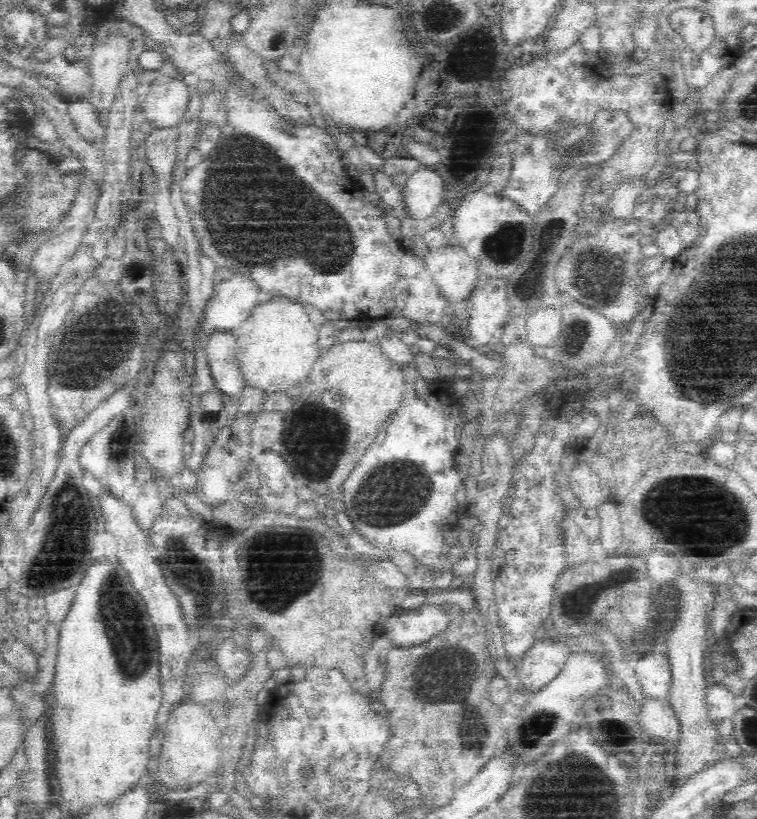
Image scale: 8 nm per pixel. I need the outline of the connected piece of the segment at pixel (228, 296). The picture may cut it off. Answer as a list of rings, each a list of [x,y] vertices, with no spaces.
[[[234,274],[234,278],[221,278],[204,303],[199,332],[207,340],[216,332],[233,332],[240,328],[258,304],[258,290],[256,283],[246,276]]]

